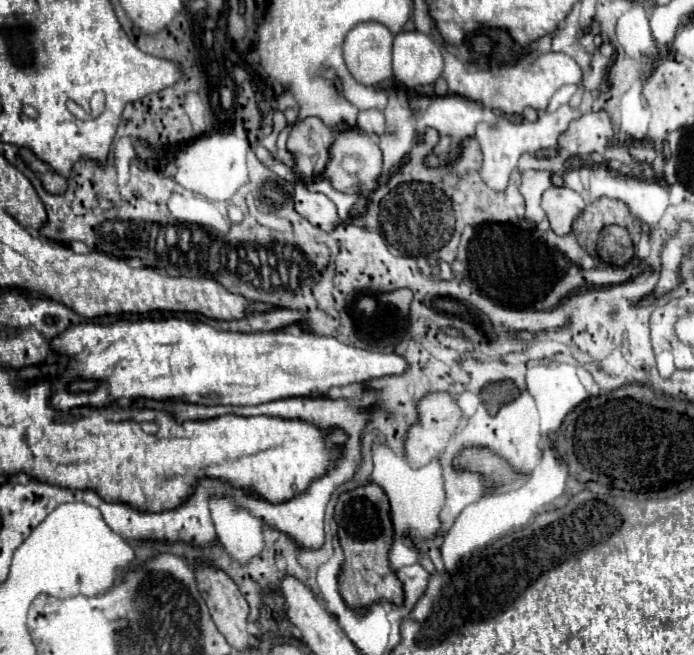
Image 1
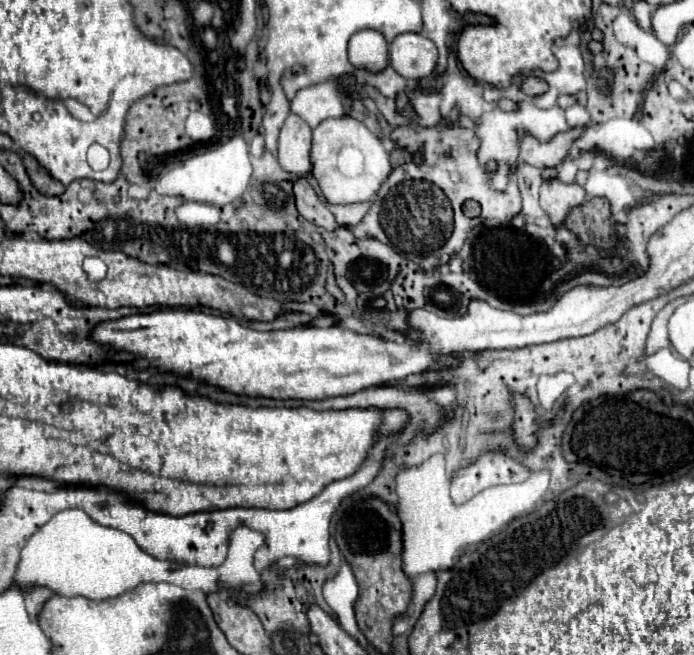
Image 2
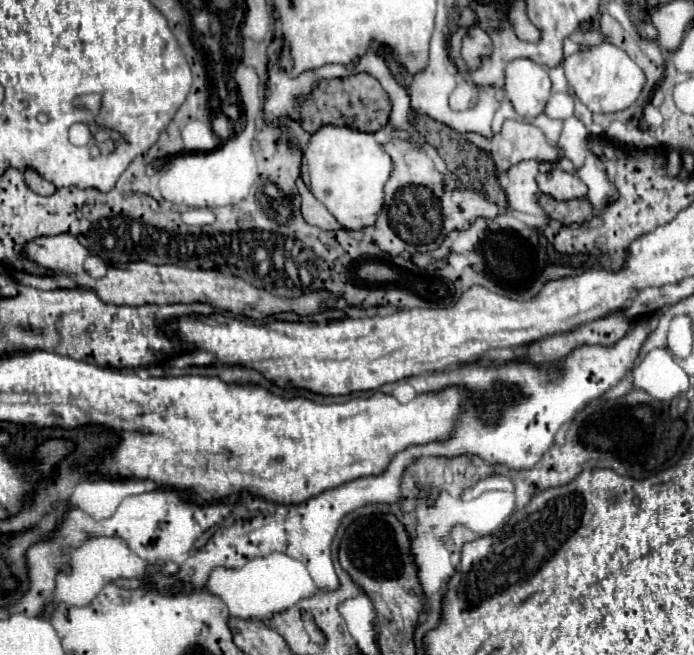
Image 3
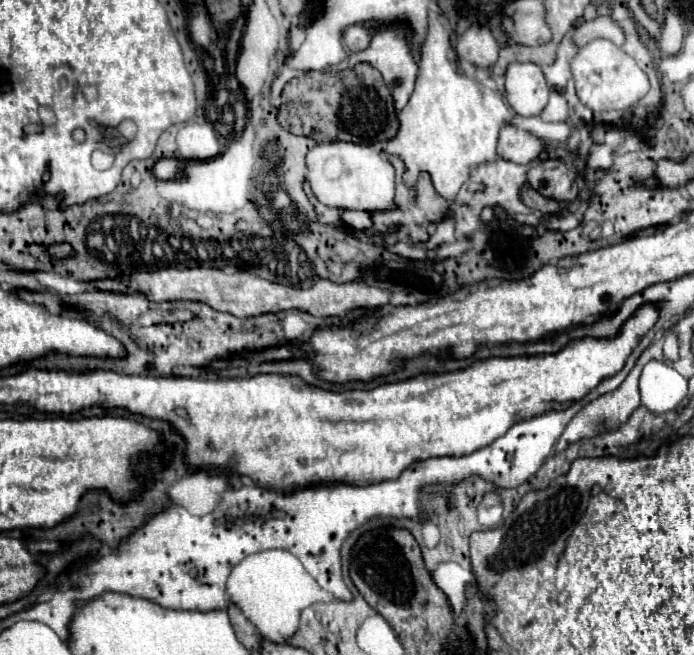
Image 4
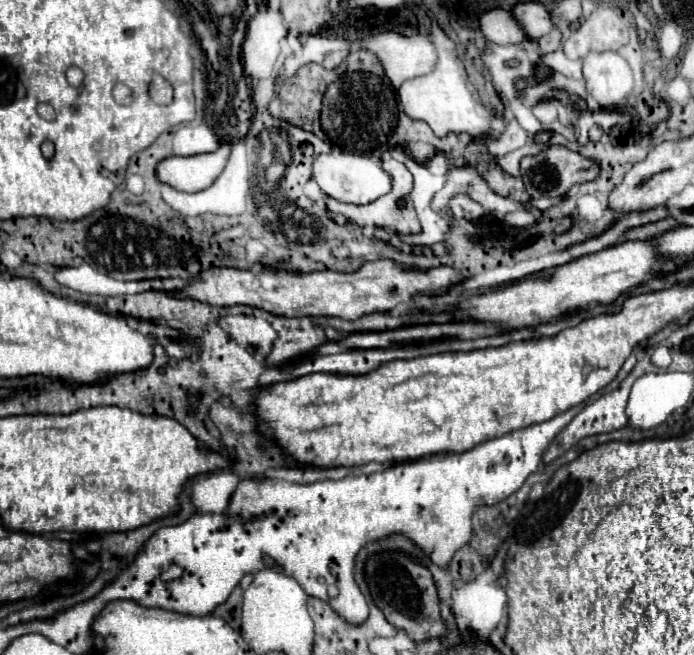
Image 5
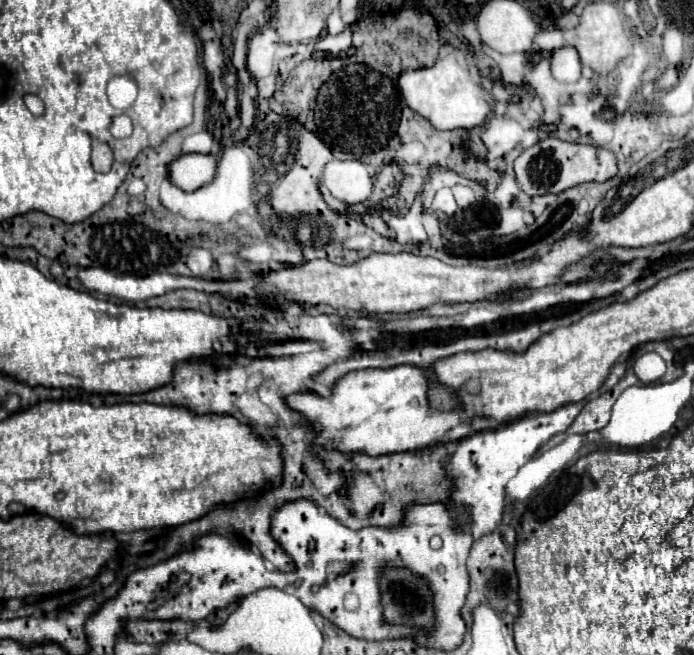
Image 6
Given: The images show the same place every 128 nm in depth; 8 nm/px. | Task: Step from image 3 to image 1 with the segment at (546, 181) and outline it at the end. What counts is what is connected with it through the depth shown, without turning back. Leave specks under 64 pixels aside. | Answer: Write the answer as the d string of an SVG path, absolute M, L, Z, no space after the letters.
M566 186L550 188L542 196L542 208L550 220L550 228L558 236L572 232L572 222L576 220L576 216L580 216L584 206L584 198Z

